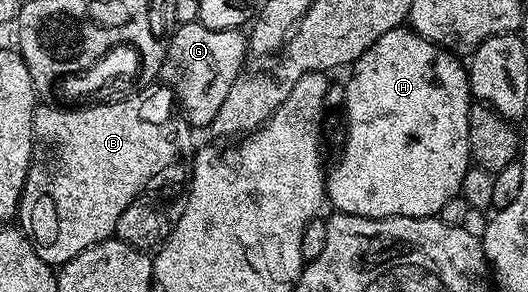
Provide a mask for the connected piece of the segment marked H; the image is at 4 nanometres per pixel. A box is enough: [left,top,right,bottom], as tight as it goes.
[326,25,470,217]

